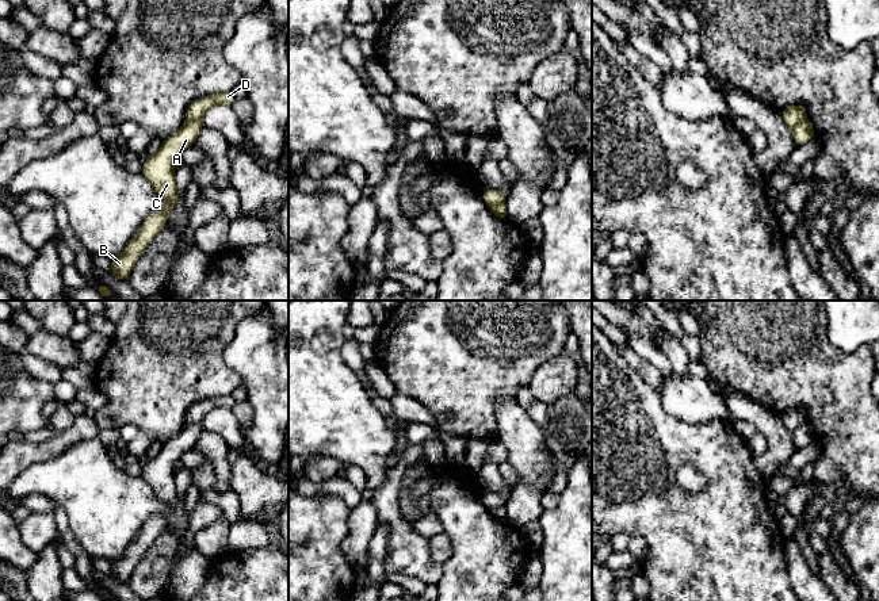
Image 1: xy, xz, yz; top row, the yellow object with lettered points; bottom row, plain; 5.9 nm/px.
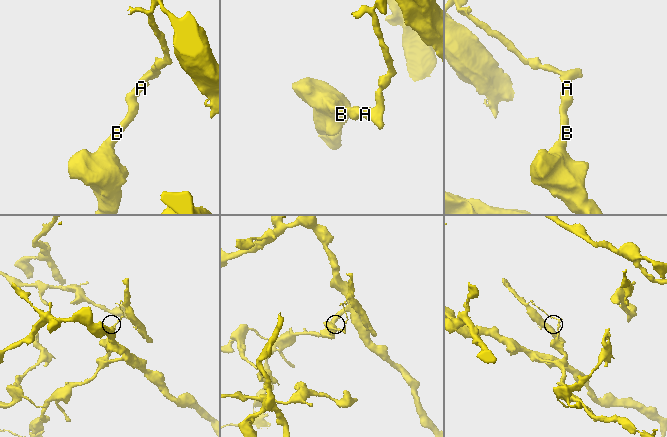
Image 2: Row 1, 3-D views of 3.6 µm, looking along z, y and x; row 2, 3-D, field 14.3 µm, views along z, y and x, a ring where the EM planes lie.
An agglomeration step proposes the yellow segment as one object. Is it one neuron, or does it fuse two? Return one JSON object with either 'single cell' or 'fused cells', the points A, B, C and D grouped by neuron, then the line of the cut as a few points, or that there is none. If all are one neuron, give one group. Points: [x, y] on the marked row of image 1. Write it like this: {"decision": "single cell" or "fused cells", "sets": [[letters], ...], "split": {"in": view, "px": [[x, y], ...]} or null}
{"decision": "fused cells", "sets": [["A", "B", "C"], ["D"]], "split": {"in": "xy", "px": [[201, 119], [188, 119], [184, 123]]}}

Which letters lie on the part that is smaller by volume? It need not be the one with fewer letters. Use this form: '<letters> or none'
D

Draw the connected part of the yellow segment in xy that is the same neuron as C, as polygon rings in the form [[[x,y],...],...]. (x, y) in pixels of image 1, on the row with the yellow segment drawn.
[[[202,120],[186,122],[179,131],[165,138],[160,149],[142,164],[141,173],[149,180],[157,195],[167,200],[167,206],[146,217],[125,252],[111,259],[111,275],[116,279],[127,280],[142,252],[165,227],[167,219],[180,198],[175,177],[175,162],[186,148],[195,143],[203,126]]]

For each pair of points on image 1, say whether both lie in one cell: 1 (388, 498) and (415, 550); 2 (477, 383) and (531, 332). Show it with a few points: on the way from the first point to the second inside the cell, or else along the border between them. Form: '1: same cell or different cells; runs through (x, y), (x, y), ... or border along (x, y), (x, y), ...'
1: same cell; runs through (388, 510), (397, 523), (402, 538)
2: same cell; runs through (490, 370), (518, 343)

